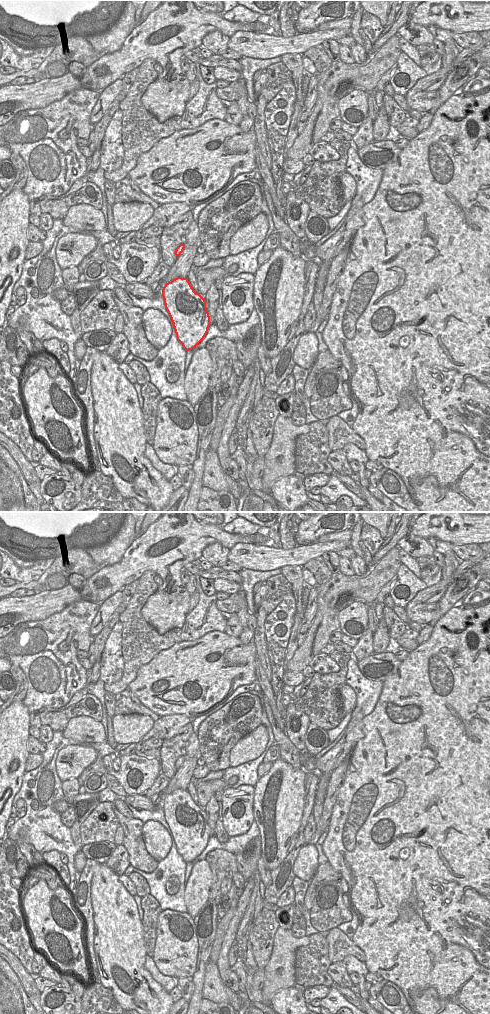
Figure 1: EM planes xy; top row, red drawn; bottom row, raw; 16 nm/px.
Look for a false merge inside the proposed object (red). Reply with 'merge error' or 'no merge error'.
no merge error

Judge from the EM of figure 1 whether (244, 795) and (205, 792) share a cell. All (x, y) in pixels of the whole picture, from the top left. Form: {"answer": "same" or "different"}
{"answer": "different"}

